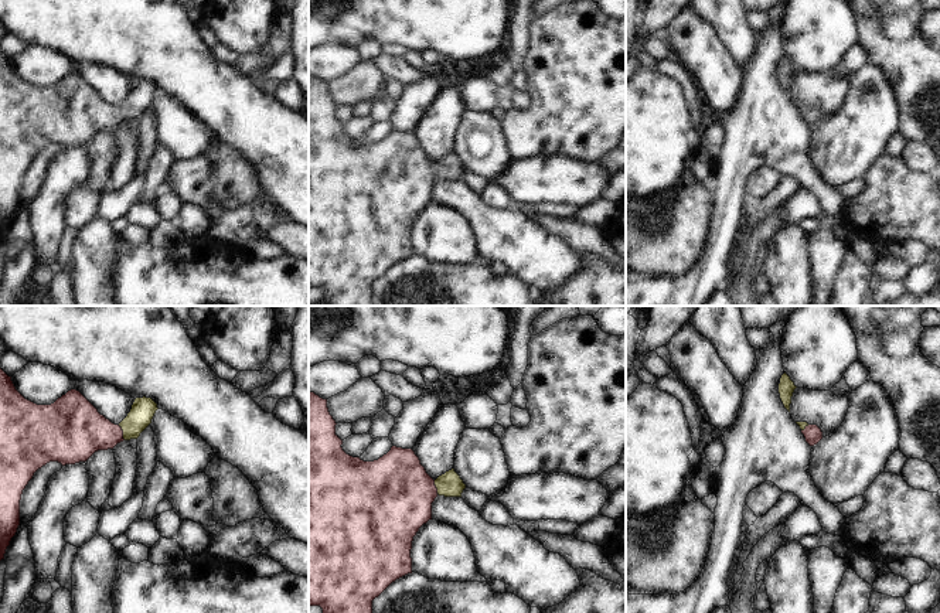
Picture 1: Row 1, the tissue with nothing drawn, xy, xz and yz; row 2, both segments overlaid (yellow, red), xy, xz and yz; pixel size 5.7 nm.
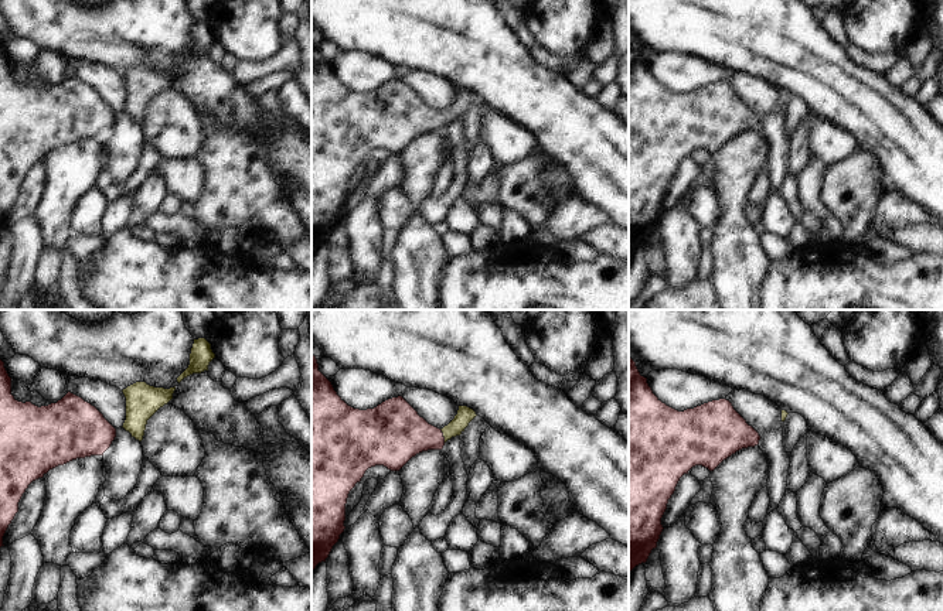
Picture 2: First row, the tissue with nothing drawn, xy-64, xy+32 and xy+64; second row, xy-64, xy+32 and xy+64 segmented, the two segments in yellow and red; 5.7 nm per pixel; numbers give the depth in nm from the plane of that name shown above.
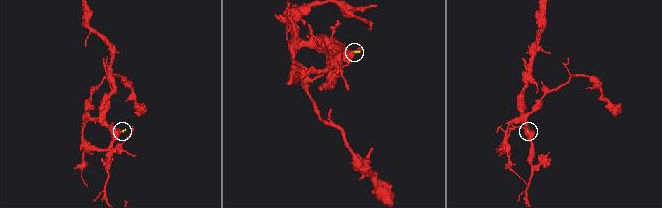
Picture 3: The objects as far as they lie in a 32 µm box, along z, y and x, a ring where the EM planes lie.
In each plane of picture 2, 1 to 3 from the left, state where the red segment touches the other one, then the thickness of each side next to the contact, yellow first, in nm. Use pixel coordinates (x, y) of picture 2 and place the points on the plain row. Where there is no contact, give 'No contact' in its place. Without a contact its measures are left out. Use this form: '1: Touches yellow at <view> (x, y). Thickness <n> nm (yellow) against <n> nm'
1: No contact
2: Touches yellow at xy+32 (443, 119). Thickness 100 nm (yellow) against 300 nm
3: No contact.

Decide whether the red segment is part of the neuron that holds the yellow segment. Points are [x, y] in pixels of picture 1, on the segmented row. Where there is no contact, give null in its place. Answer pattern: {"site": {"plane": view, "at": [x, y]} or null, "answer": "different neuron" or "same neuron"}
{"site": {"plane": "xy", "at": [123, 432]}, "answer": "same neuron"}

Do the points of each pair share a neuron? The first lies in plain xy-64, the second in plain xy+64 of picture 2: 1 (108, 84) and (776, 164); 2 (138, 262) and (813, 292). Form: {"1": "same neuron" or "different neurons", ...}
{"1": "same neuron", "2": "same neuron"}

